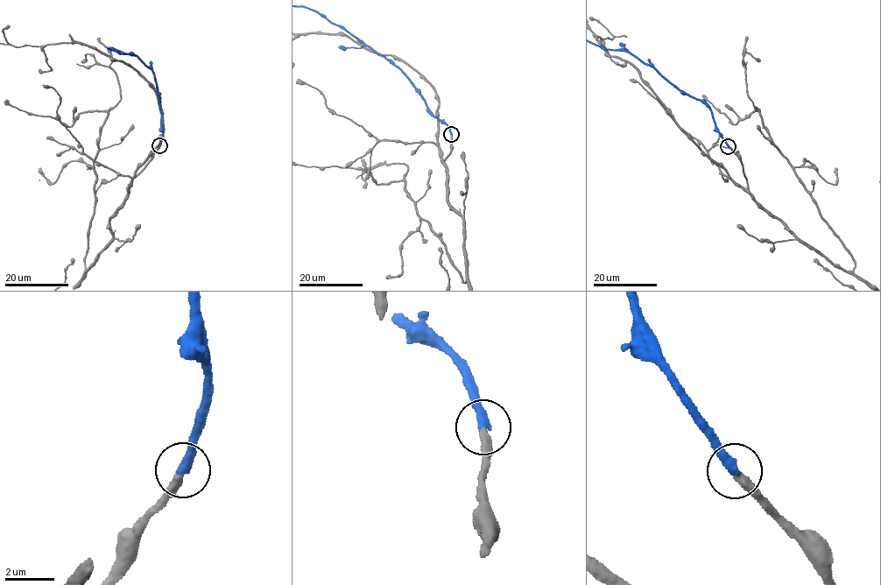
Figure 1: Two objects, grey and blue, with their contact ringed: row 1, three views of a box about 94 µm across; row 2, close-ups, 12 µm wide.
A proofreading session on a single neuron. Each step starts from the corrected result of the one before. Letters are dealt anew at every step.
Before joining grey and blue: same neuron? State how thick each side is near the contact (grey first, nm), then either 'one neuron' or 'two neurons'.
320/400 nm | one neuron

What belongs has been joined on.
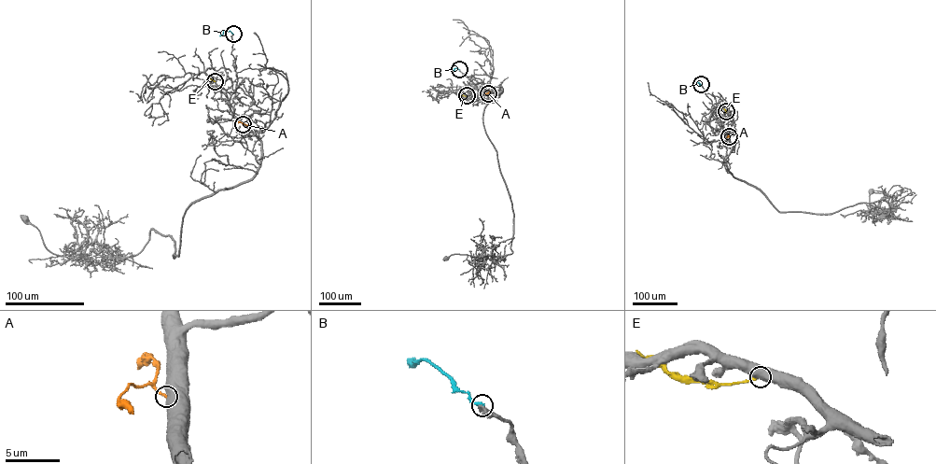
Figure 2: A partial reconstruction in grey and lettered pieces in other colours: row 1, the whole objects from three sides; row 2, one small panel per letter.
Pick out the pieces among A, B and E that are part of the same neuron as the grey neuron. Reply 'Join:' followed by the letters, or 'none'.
Join: none

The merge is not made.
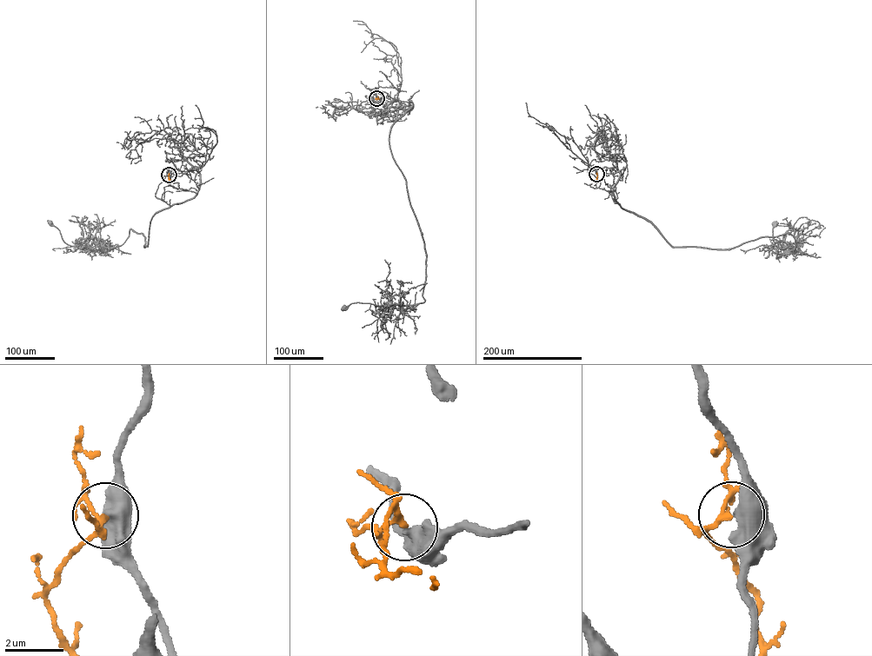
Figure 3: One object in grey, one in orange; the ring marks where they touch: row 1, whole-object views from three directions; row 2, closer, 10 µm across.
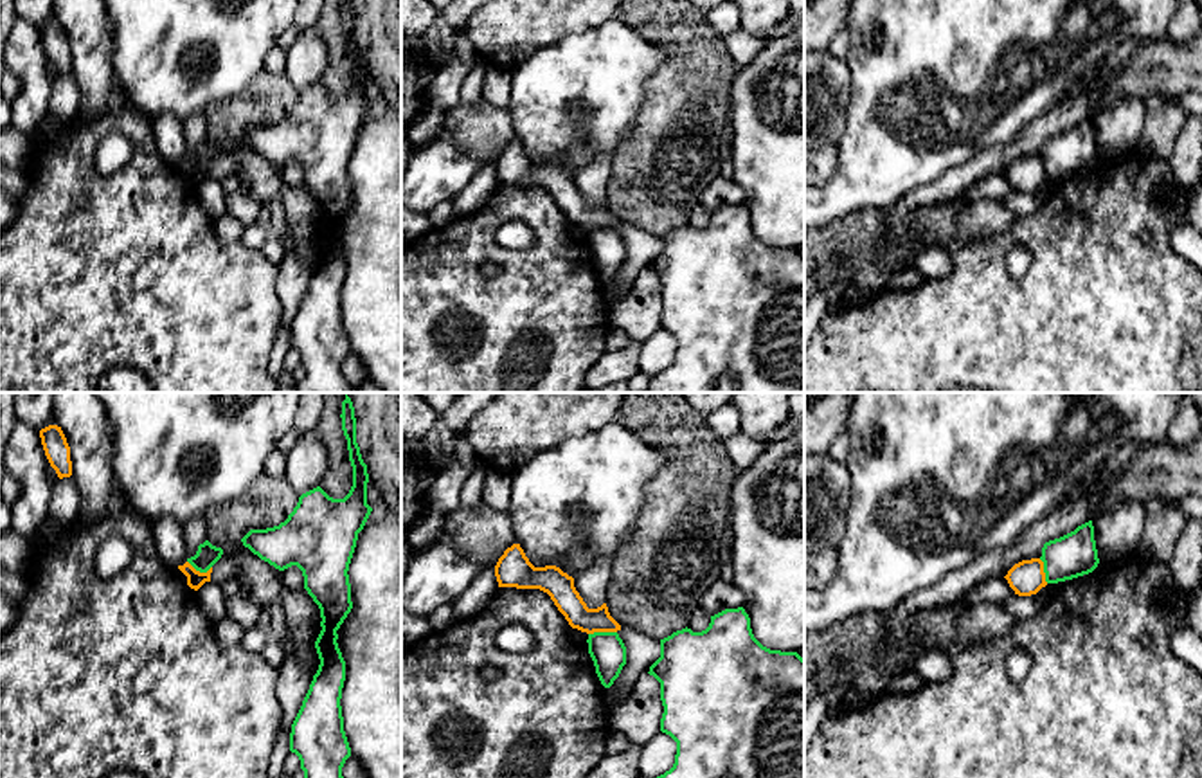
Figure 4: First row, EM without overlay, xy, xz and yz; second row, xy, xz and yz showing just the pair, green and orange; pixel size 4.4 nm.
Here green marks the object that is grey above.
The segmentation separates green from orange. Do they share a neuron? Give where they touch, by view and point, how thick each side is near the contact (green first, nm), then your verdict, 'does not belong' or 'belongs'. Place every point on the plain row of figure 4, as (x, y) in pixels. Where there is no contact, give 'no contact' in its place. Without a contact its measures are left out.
contact xz (601, 229); calibres 160 and 120 nm; does not belong

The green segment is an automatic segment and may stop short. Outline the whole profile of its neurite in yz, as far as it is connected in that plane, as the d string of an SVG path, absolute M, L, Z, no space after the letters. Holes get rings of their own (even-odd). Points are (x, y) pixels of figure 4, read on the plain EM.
M1092 117L1060 135L1045 139L1040 157L1044 158L1047 180L1092 169L1099 160Z

